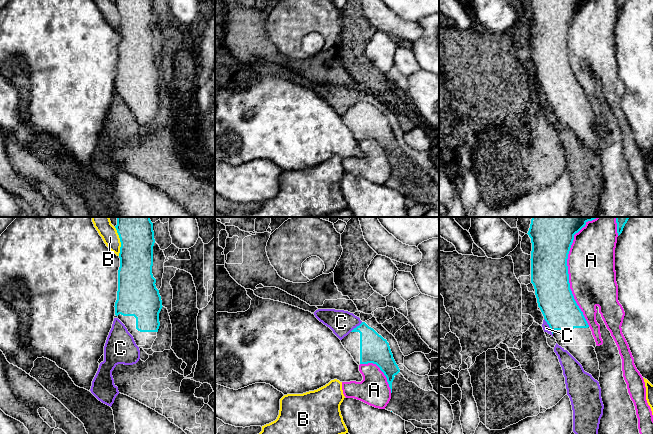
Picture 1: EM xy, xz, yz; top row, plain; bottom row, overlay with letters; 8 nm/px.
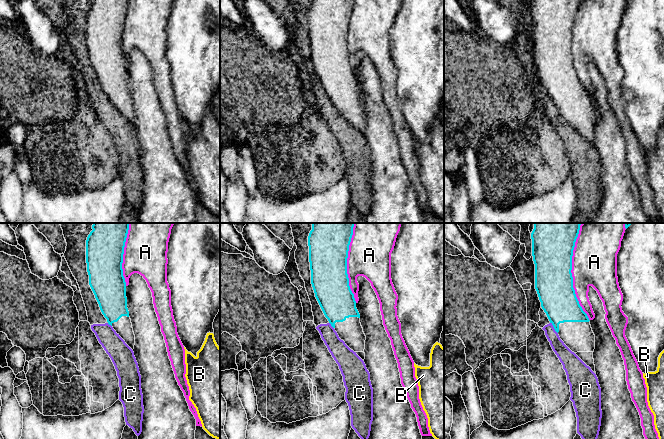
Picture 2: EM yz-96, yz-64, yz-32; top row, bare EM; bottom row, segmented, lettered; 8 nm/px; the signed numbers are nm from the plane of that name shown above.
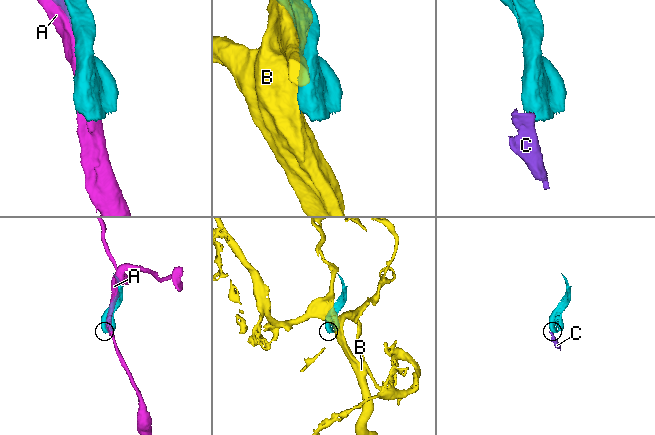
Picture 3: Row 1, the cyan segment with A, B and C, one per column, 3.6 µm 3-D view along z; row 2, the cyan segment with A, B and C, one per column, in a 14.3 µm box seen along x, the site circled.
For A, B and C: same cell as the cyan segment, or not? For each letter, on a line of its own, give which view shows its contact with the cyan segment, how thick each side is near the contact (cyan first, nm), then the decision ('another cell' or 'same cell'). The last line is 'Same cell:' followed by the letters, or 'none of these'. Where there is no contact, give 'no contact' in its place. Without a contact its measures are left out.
A: contact in yz; calibres 300 and 380 nm; another cell
B: contact in xy; calibres 280 and 140 nm; another cell
C: contact in yz; calibres 280 and 60 nm; another cell
Same cell: none of these

